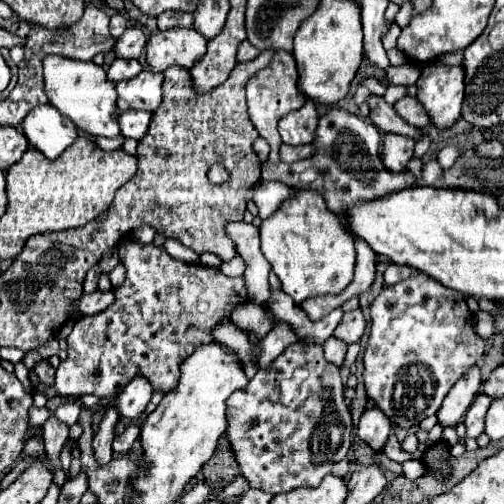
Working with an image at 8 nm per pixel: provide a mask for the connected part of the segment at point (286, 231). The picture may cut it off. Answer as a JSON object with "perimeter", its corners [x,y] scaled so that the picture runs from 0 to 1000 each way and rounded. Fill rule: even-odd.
{"perimeter":[[[585,379],[550,423],[530,431],[518,458],[518,494],[558,558],[558,573],[597,605],[613,589],[669,585],[700,554],[704,482],[677,435],[657,423],[633,383]]]}

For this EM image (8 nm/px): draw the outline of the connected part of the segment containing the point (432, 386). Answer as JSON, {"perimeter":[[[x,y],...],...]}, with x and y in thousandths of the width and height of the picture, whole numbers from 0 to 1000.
{"perimeter":[[[815,546],[812,554],[764,569],[736,601],[736,665],[724,692],[720,764],[728,788],[756,812],[784,847],[812,851],[831,843],[843,827],[871,815],[891,772],[962,704],[966,681],[938,653],[938,625],[915,581],[883,573],[871,558],[843,546]]]}

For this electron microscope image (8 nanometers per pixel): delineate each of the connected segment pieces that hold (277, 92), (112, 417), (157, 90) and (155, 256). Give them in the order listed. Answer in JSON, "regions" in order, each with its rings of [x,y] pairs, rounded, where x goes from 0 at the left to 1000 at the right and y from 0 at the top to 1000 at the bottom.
{"regions":[[[[550,101],[538,113],[538,125],[510,141],[494,165],[490,165],[490,220],[502,252],[510,252],[510,264],[534,284],[538,304],[534,304],[534,323],[554,323],[554,292],[558,292],[558,272],[550,260],[550,244],[558,232],[565,232],[577,220],[597,216],[605,208],[605,192],[597,192],[597,181],[589,173],[589,133],[585,117],[569,101]]],[[[216,804],[200,843],[196,843],[196,855],[192,863],[185,867],[185,899],[188,899],[188,911],[192,911],[192,923],[212,923],[224,907],[224,895],[220,895],[220,875],[228,867],[228,839],[236,835],[236,819],[224,804]]],[[[280,141],[272,153],[232,165],[232,232],[256,216],[312,220],[319,204],[319,165],[323,149],[300,141]]],[[[244,482],[236,486],[236,514],[248,526],[248,558],[224,577],[232,597],[185,629],[157,633],[133,669],[133,712],[113,728],[105,764],[117,784],[157,788],[177,780],[216,792],[272,744],[284,744],[308,776],[331,784],[351,772],[359,720],[391,692],[391,685],[423,681],[423,653],[442,637],[458,637],[458,617],[494,597],[482,550],[458,554],[442,546],[438,534],[403,530],[399,522],[363,522],[343,514],[327,490],[304,482]]]]}

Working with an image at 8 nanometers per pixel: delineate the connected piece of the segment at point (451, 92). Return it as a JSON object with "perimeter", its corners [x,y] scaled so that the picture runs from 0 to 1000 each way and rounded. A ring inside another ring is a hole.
{"perimeter":[[[859,125],[839,133],[827,161],[827,196],[867,256],[891,256],[911,236],[919,181],[919,133]]]}

